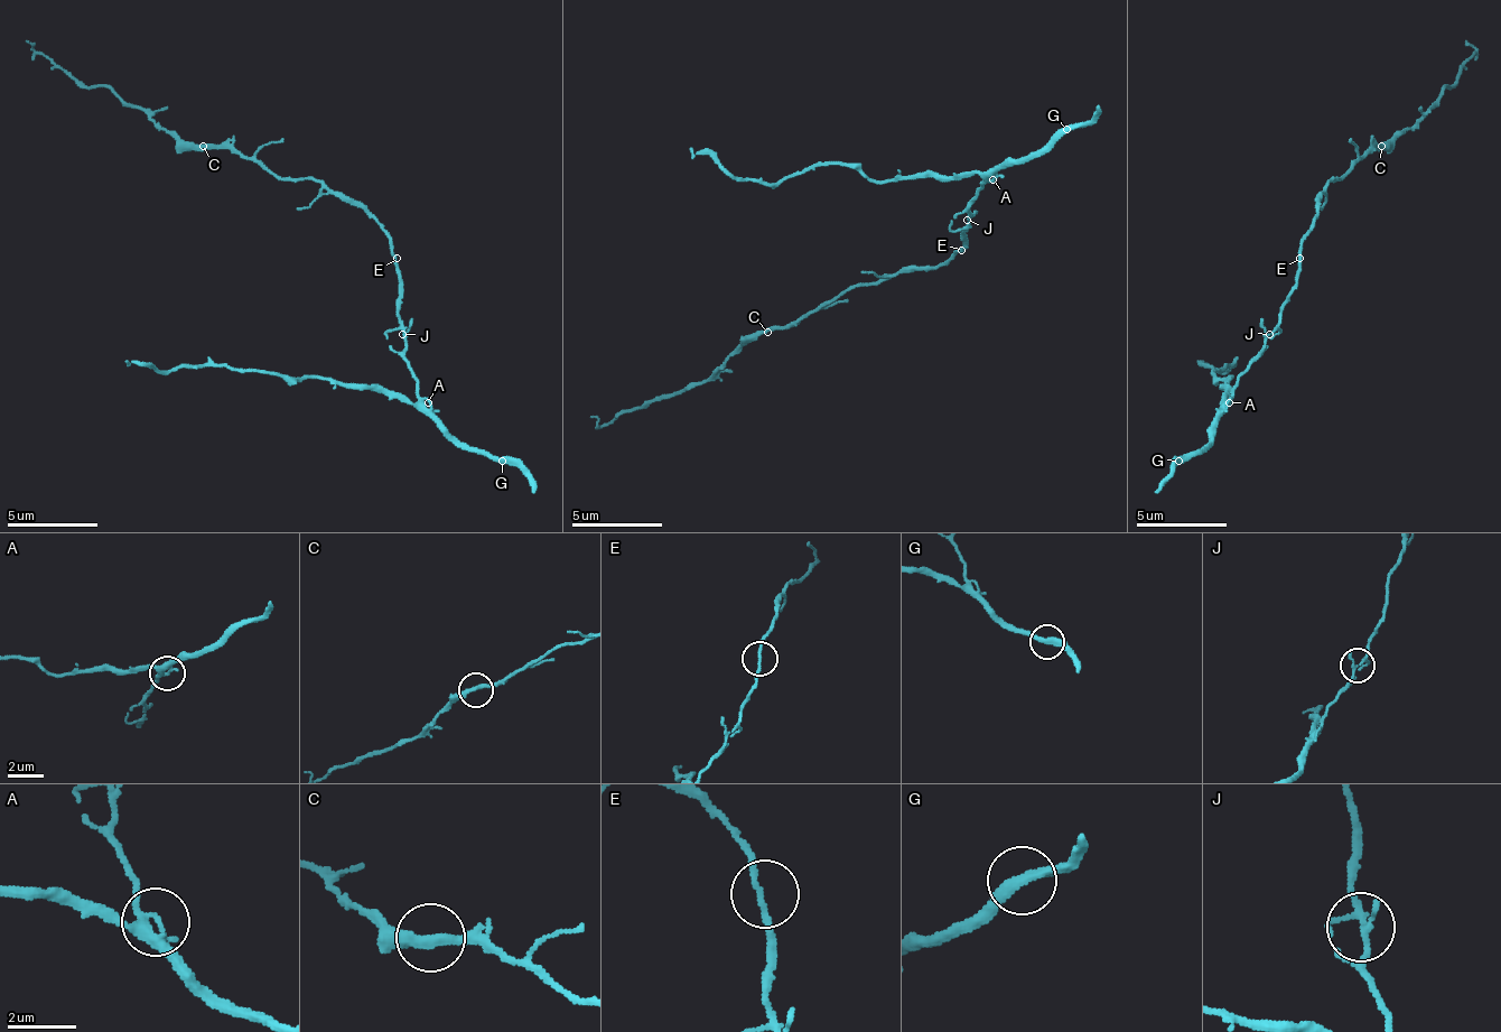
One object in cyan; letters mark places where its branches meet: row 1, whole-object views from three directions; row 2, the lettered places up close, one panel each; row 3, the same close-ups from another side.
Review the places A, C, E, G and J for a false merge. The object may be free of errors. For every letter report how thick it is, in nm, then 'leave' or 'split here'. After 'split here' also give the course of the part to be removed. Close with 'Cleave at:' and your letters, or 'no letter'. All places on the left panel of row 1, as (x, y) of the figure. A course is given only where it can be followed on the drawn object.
A: 280 nm thick; leave
C: 320 nm thick; leave
E: 170 nm thick; leave
G: 320 nm thick; leave
J: 150 nm thick; leave
Cleave at: no letter

